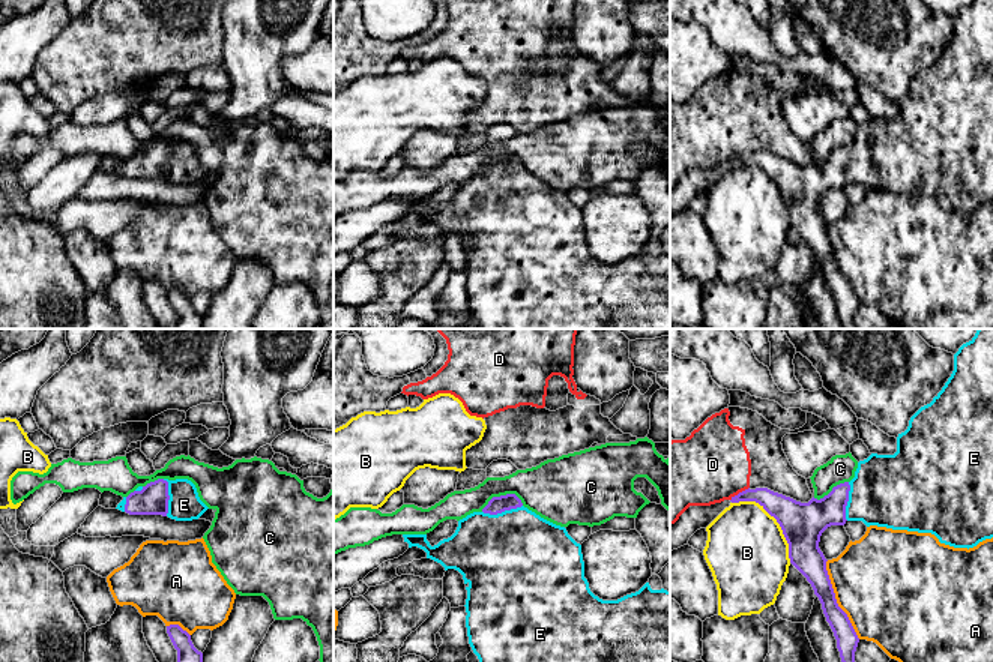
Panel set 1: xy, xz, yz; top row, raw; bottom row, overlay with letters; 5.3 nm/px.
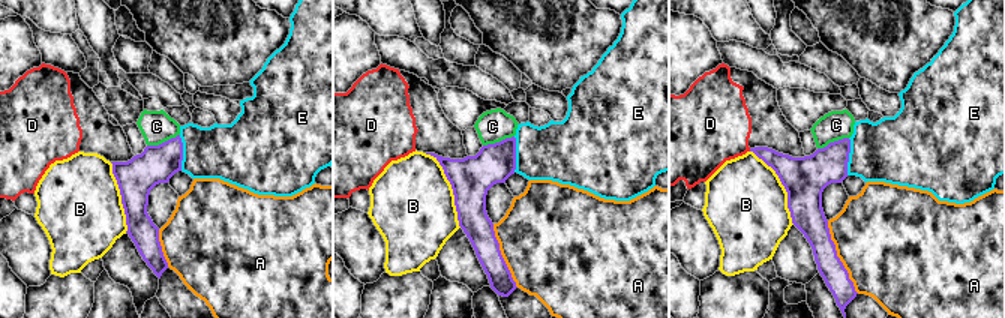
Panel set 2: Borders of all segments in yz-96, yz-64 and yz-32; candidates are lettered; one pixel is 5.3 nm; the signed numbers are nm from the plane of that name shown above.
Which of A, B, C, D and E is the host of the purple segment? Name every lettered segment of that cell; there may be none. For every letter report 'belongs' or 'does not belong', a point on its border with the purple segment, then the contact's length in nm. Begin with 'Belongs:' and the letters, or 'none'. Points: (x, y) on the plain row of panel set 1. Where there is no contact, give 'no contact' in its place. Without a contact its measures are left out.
Belongs: E
A: does not belong; contact yz (836, 263); length 460 nm
B: does not belong; contact yz (775, 182); length 460 nm
C: does not belong; contact xz (501, 159); length 240 nm
D: does not belong; contact yz (739, 156); length 130 nm
E: belongs; contact xz (502, 174); length 220 nm

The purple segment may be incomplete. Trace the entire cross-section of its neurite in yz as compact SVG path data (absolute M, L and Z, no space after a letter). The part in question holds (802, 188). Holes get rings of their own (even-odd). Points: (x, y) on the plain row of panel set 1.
M973 0L954 18L954 35L933 65L921 71L909 84L909 90L897 101L894 119L871 117L858 126L855 141L840 147L823 162L808 167L796 165L768 152L745 153L732 161L732 167L756 165L780 188L789 207L790 227L807 242L822 267L823 278L837 303L843 329L856 329L855 315L859 302L838 270L826 234L826 222L819 212L822 197L831 189L862 185L867 191L877 189L892 194L931 197L940 207L954 212L973 212L993 201L993 0Z

